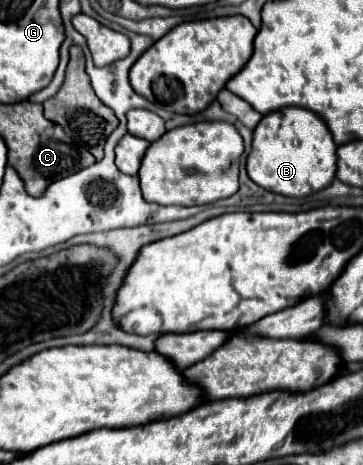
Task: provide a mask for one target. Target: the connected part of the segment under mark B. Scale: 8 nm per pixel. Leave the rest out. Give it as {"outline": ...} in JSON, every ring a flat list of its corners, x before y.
{"outline":[[286,106,264,114,258,128,254,128,246,168,250,180,270,192,282,196,308,196,334,180,336,144,320,116,298,106]]}

